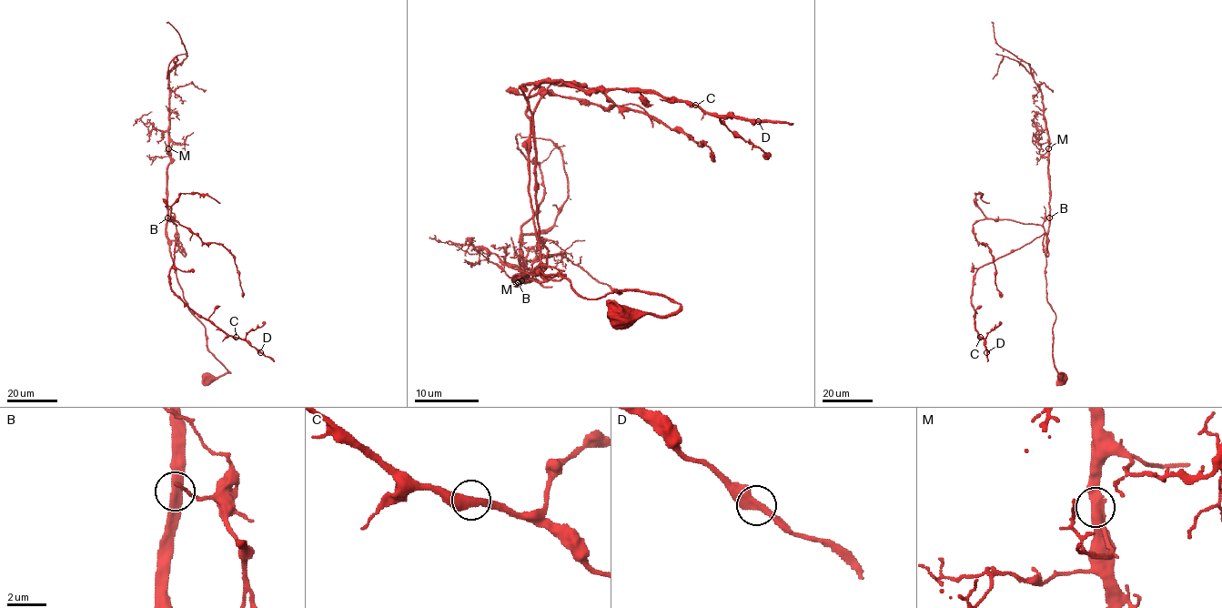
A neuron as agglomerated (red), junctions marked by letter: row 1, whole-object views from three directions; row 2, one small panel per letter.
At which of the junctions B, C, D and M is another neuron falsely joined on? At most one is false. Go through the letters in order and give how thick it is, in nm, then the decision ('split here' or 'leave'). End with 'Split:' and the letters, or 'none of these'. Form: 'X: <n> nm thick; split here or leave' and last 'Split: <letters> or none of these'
B: 440 nm thick; leave
C: 440 nm thick; leave
D: 460 nm thick; leave
M: 420 nm thick; leave
Split: none of these

